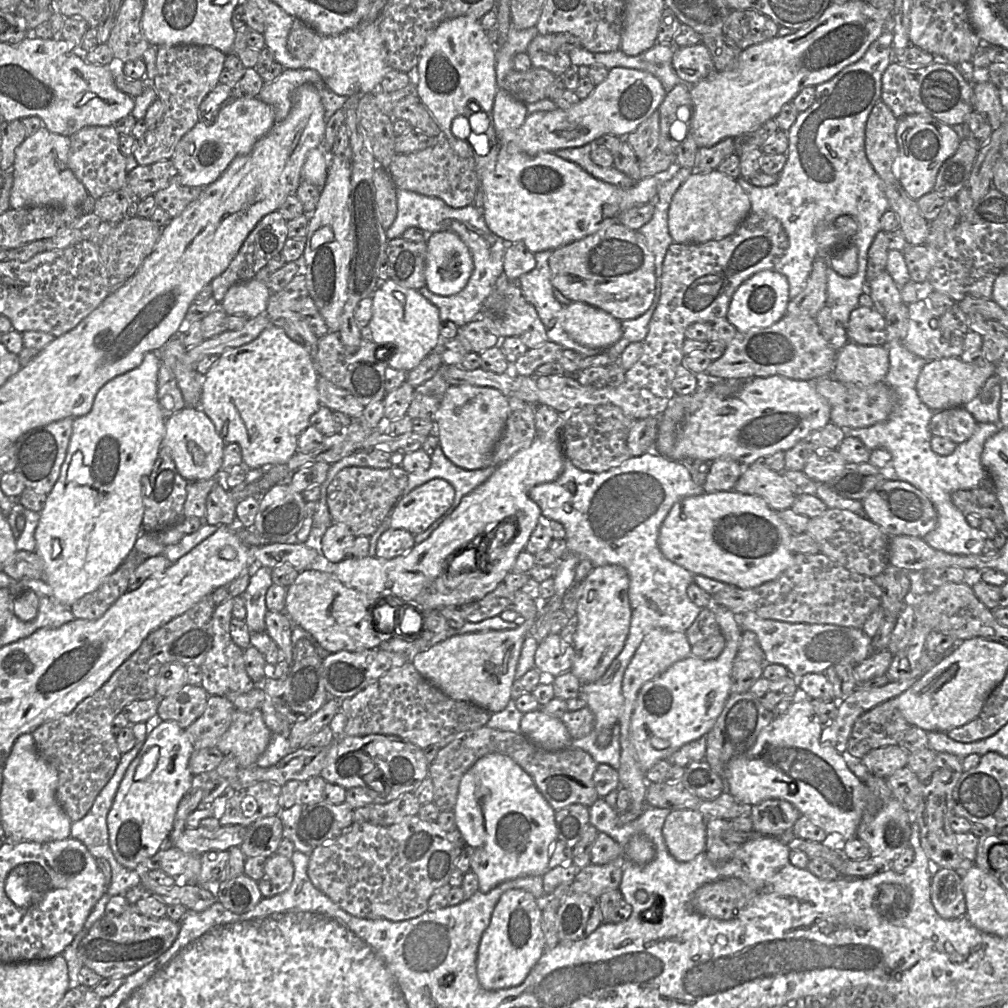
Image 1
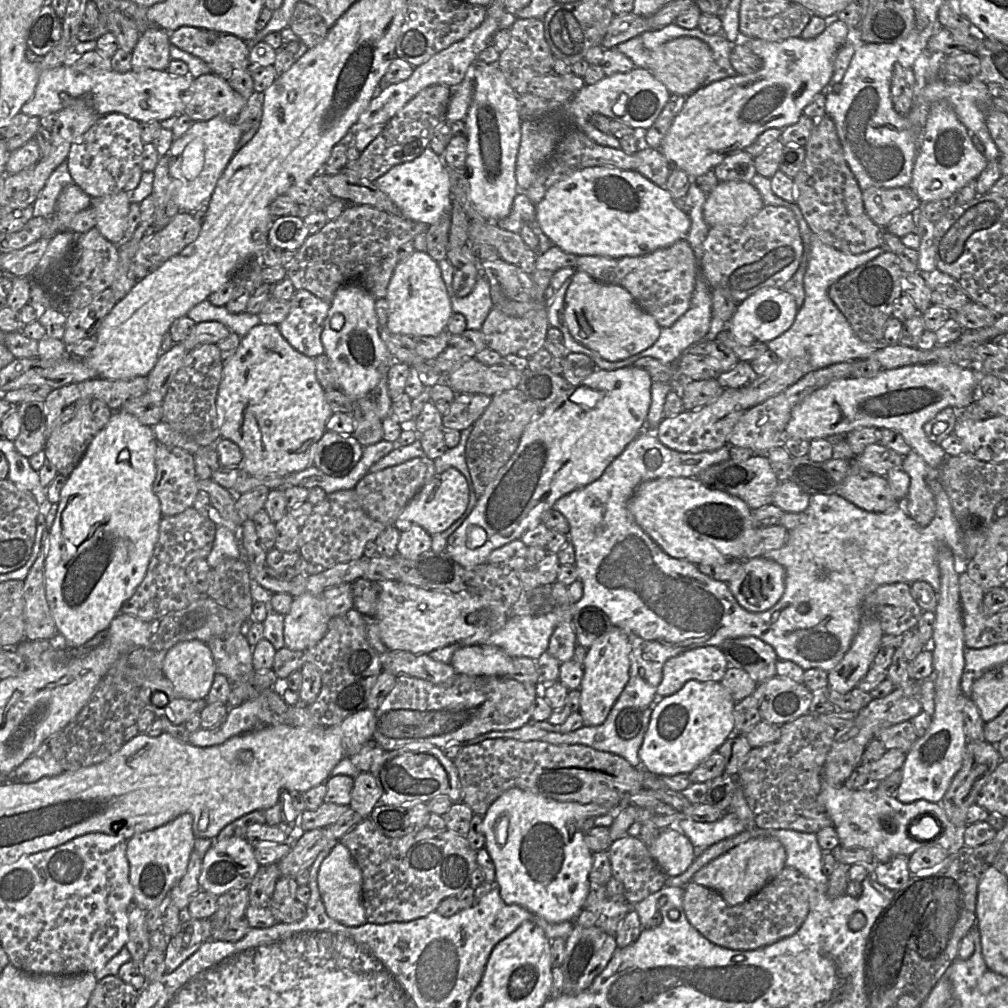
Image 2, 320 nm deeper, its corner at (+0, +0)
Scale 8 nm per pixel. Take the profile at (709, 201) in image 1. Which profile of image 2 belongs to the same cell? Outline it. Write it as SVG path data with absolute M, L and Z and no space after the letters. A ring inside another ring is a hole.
M719 182L706 196L703 217L710 227L739 225L764 207L758 190L748 182Z

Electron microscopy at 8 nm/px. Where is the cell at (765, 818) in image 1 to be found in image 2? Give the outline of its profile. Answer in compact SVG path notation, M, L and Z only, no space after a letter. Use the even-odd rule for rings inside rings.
M757 837L737 845L698 870L692 881L718 892L731 906L736 906L759 892L786 866L786 850L777 839Z

